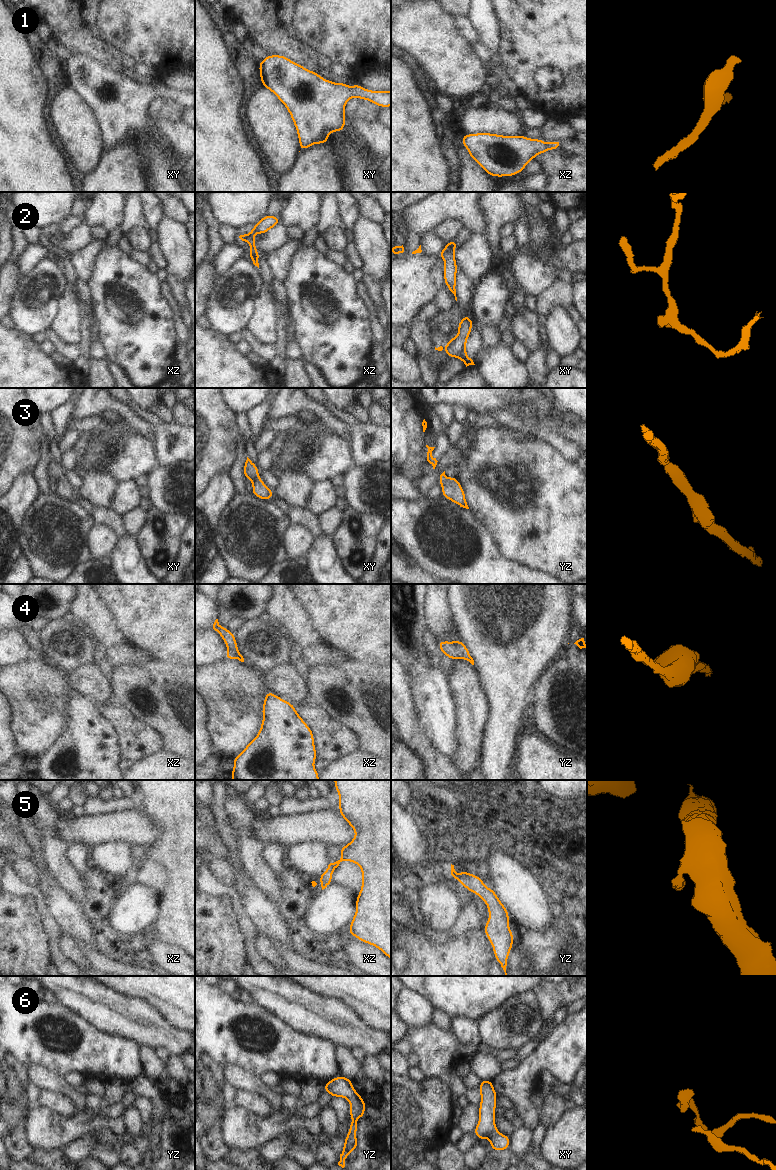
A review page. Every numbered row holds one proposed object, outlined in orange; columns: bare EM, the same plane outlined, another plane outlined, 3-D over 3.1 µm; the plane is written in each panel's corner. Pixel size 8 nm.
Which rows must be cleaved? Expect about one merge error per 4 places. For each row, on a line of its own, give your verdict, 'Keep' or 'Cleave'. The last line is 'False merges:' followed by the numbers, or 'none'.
1: Keep
2: Keep
3: Keep
4: Keep
5: Keep
6: Keep
False merges: none.

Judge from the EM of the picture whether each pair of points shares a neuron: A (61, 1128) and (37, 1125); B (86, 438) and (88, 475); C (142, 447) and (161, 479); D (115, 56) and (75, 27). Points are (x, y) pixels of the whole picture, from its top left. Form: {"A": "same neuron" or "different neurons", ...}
{"A": "same neuron", "B": "same neuron", "C": "different neurons", "D": "same neuron"}

